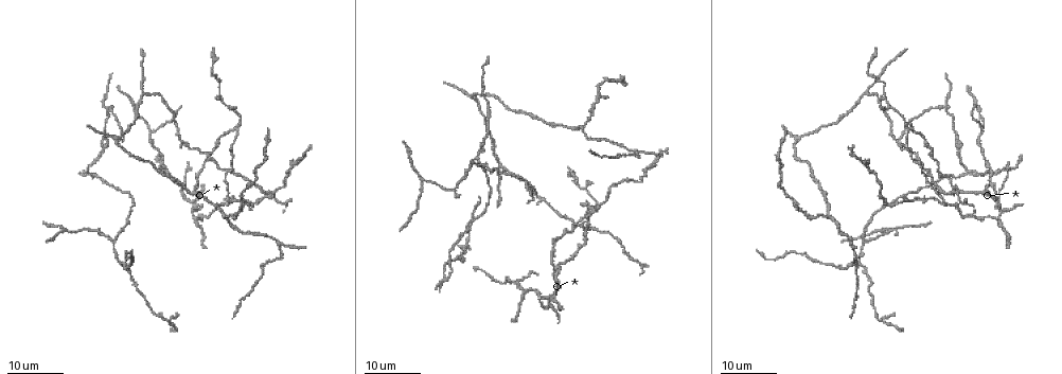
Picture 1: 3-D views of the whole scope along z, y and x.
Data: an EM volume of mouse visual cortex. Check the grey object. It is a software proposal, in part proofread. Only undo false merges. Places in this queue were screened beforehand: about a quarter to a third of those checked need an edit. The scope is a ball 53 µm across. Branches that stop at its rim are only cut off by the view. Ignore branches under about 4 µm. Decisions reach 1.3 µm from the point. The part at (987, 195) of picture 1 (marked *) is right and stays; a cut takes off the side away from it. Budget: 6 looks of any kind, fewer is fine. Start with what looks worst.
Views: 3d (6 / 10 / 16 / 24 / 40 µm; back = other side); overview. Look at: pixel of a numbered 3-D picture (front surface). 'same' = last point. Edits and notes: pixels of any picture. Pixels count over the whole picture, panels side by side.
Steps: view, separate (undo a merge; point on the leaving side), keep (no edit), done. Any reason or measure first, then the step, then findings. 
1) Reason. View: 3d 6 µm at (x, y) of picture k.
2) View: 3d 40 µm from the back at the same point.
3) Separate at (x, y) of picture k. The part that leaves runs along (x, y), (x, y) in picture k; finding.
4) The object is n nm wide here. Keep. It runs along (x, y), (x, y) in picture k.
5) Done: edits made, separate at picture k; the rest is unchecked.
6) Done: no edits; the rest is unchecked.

Two arms in line, one across. View: 3d 16 µm at (423, 179) of picture 1.

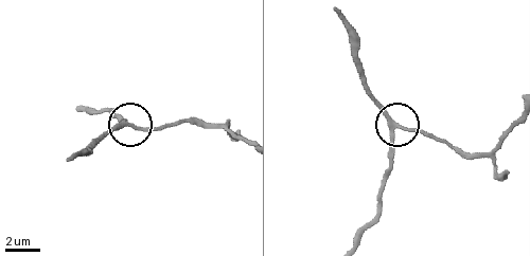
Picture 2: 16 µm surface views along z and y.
Zoom in. View: 3d 10 µm at (390, 126) of picture 2.

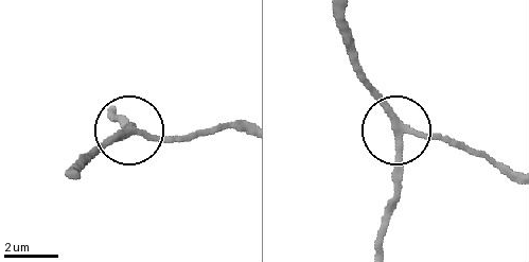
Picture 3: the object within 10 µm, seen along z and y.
3 arms meet here. Keep. One cell here.

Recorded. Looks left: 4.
Arms part here. View: 3d 16 µm at (797, 139) of picture 1.

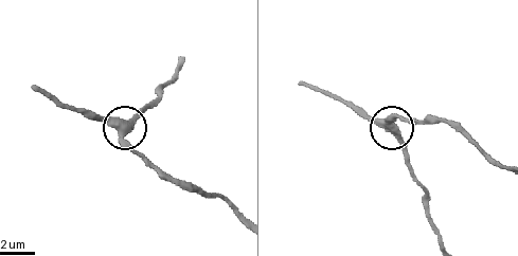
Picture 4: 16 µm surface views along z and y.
View: 3d 6 µm at (389, 124) of picture 4.

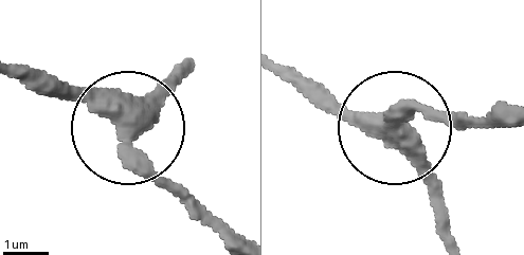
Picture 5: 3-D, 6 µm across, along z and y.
View: 3d 6 µm from the back at (392, 129) of picture 5.

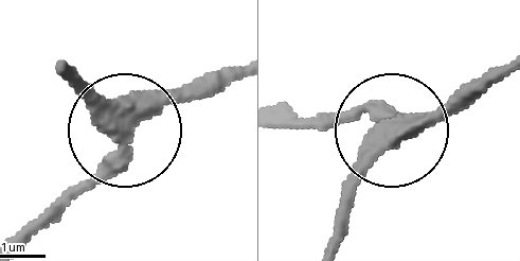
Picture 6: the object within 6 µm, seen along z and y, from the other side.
The side arm is 6 µm long; 3 arms meet here. Keep. One cell here.

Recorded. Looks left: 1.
Done: no edits; the rest is unchecked.

